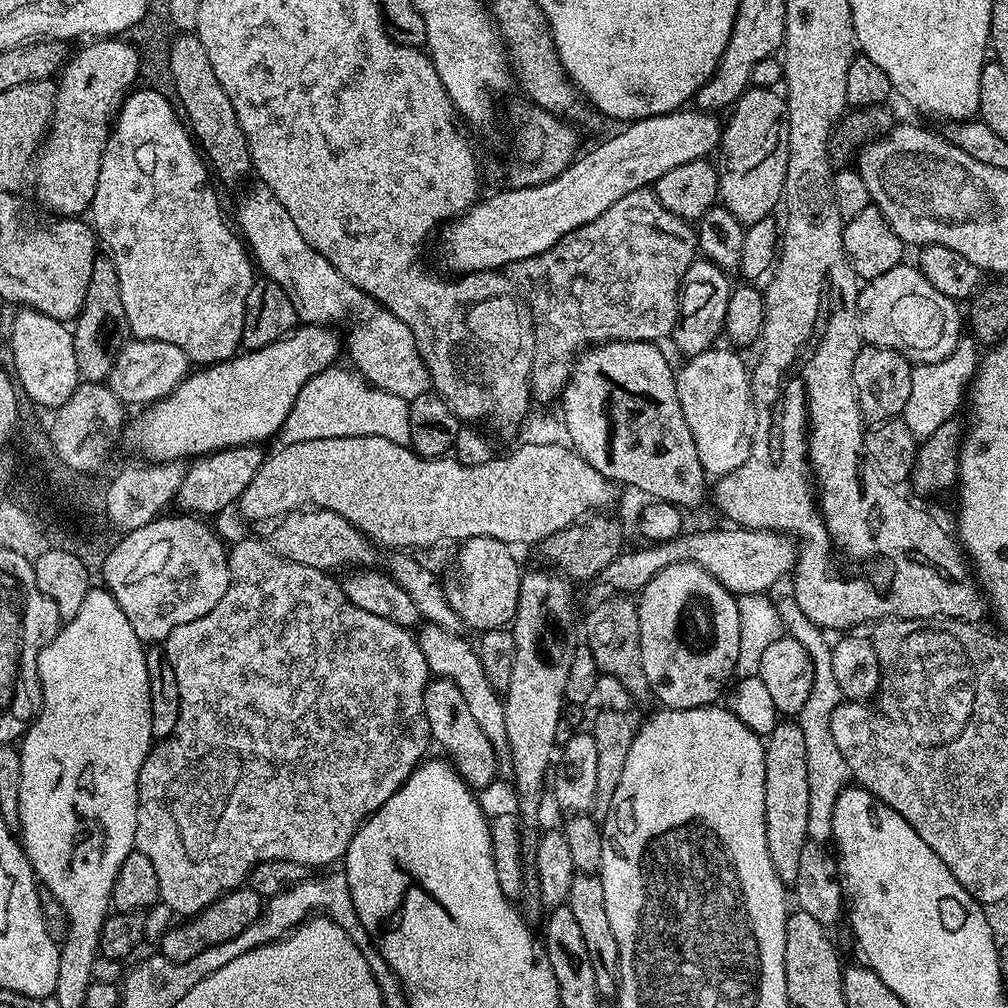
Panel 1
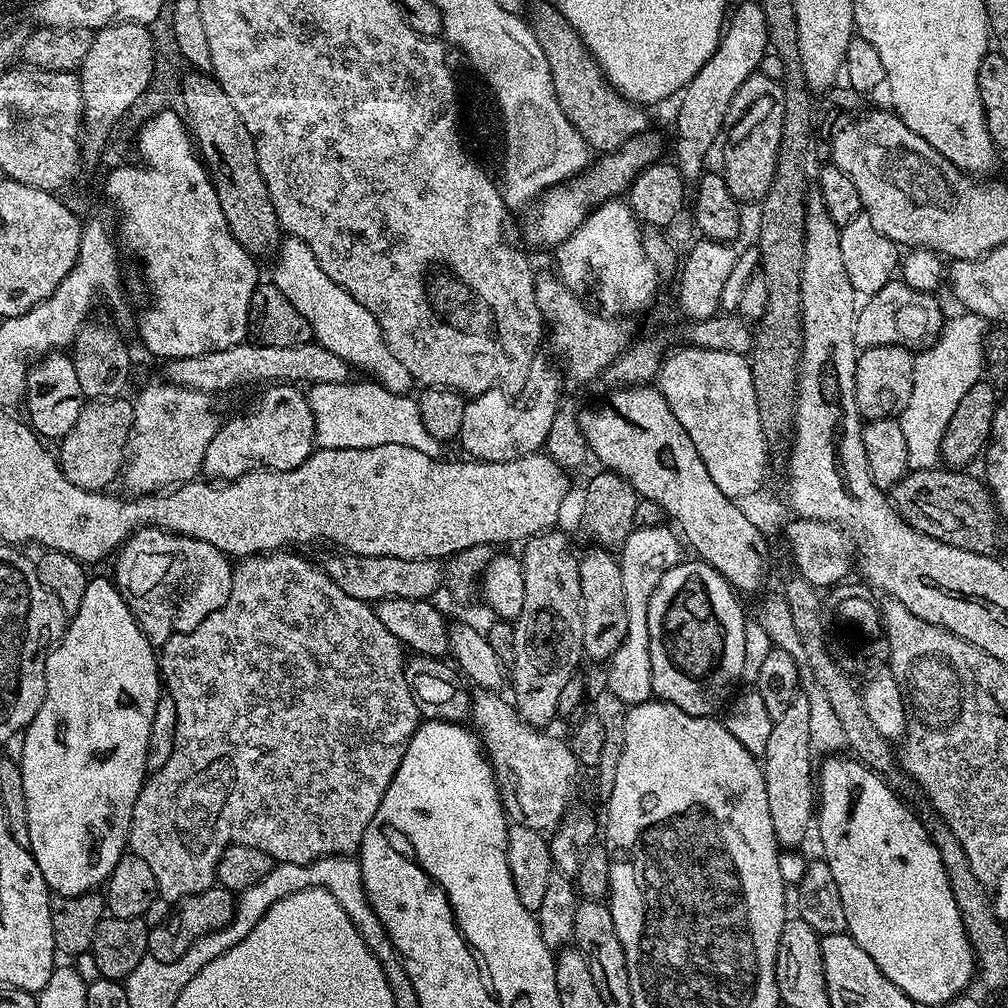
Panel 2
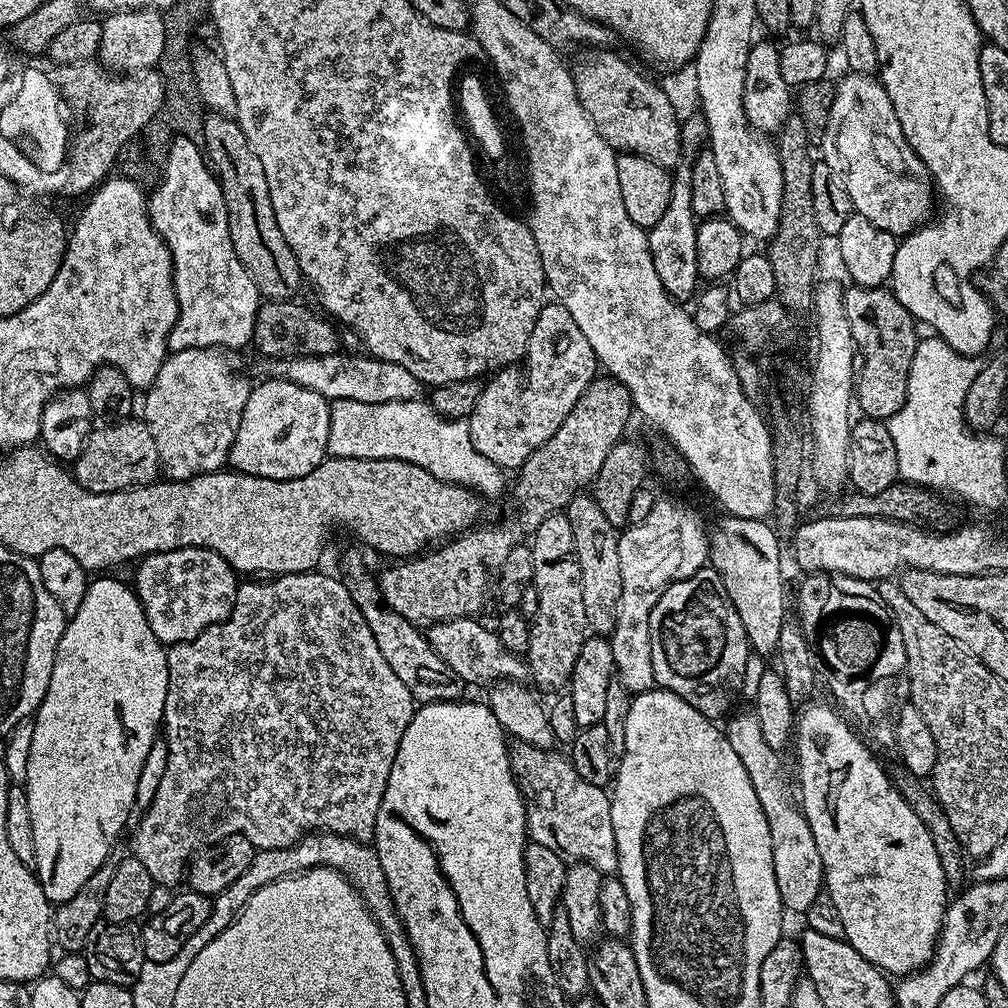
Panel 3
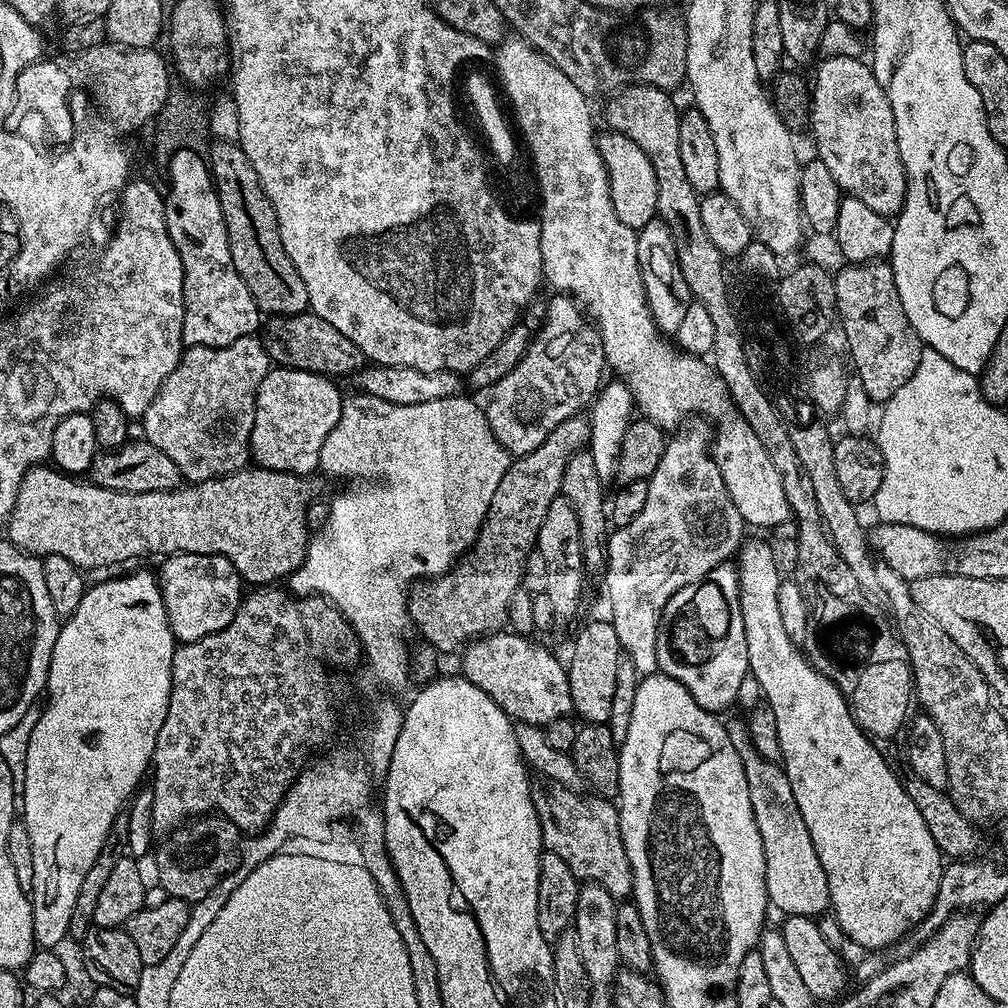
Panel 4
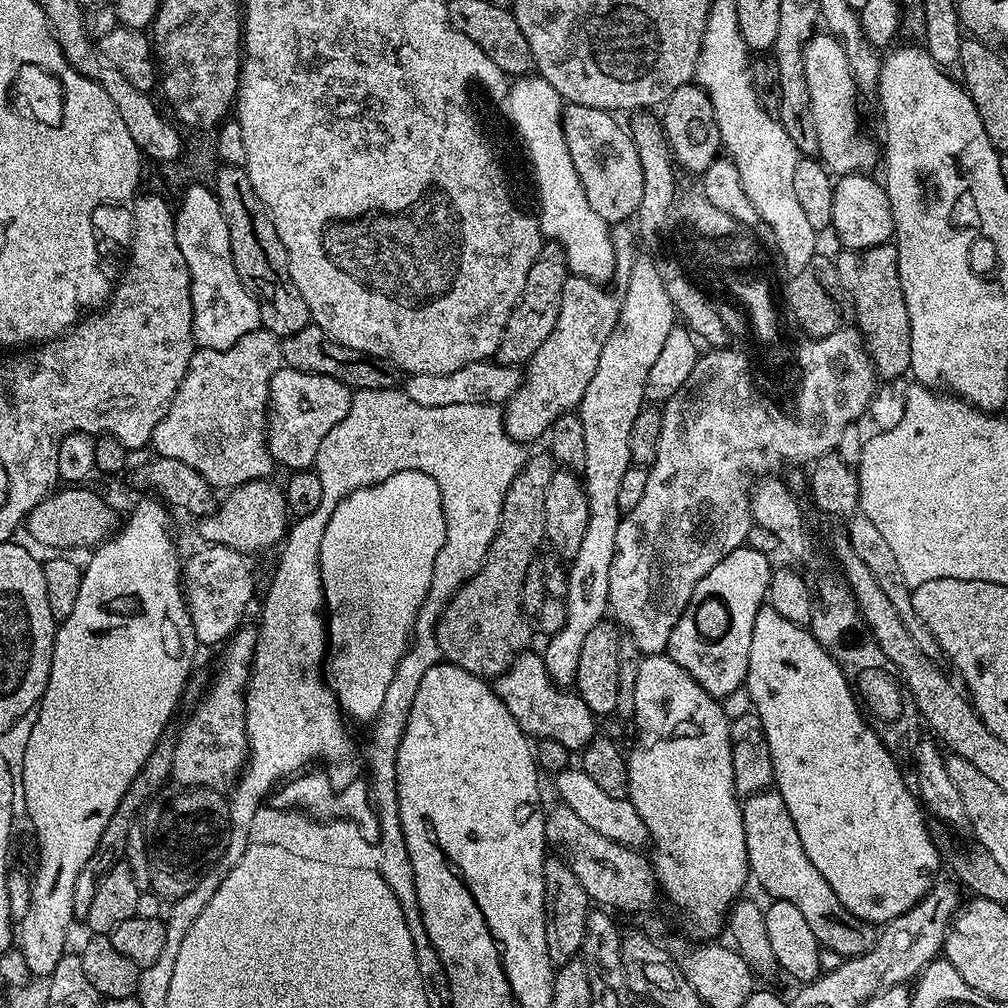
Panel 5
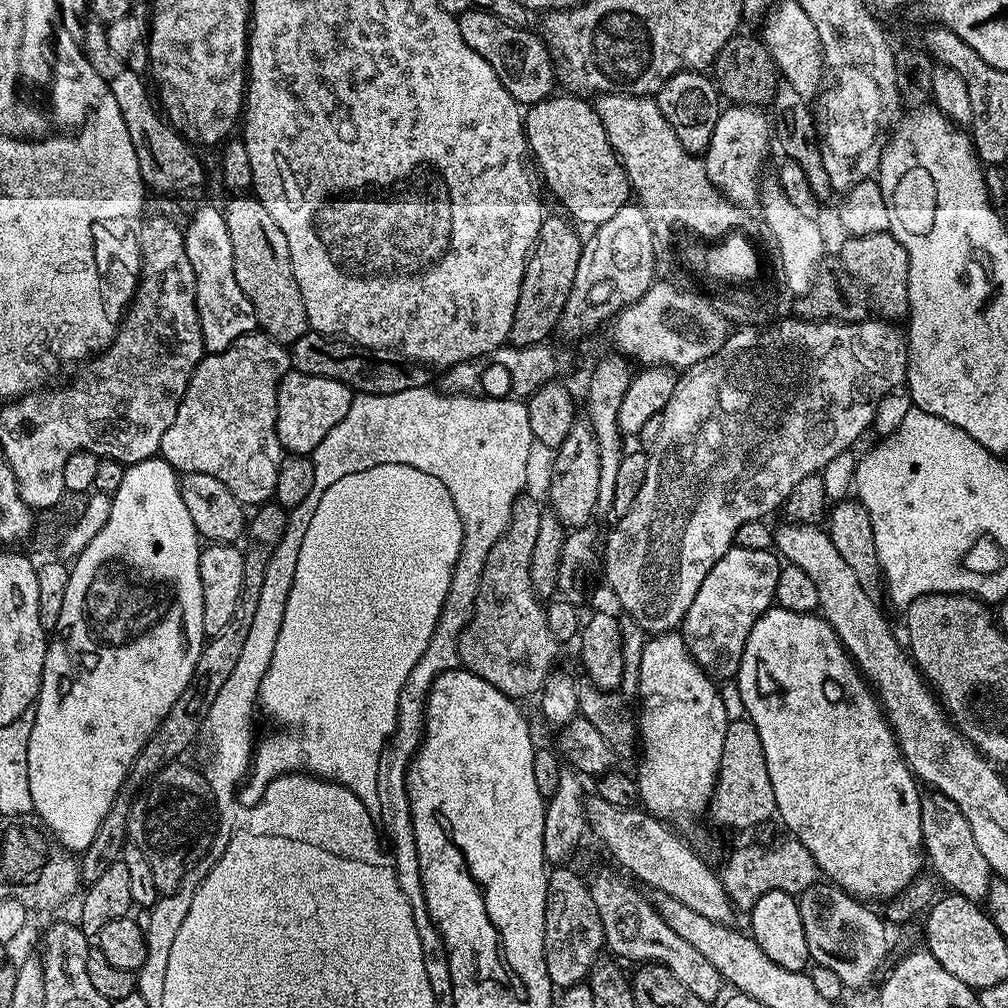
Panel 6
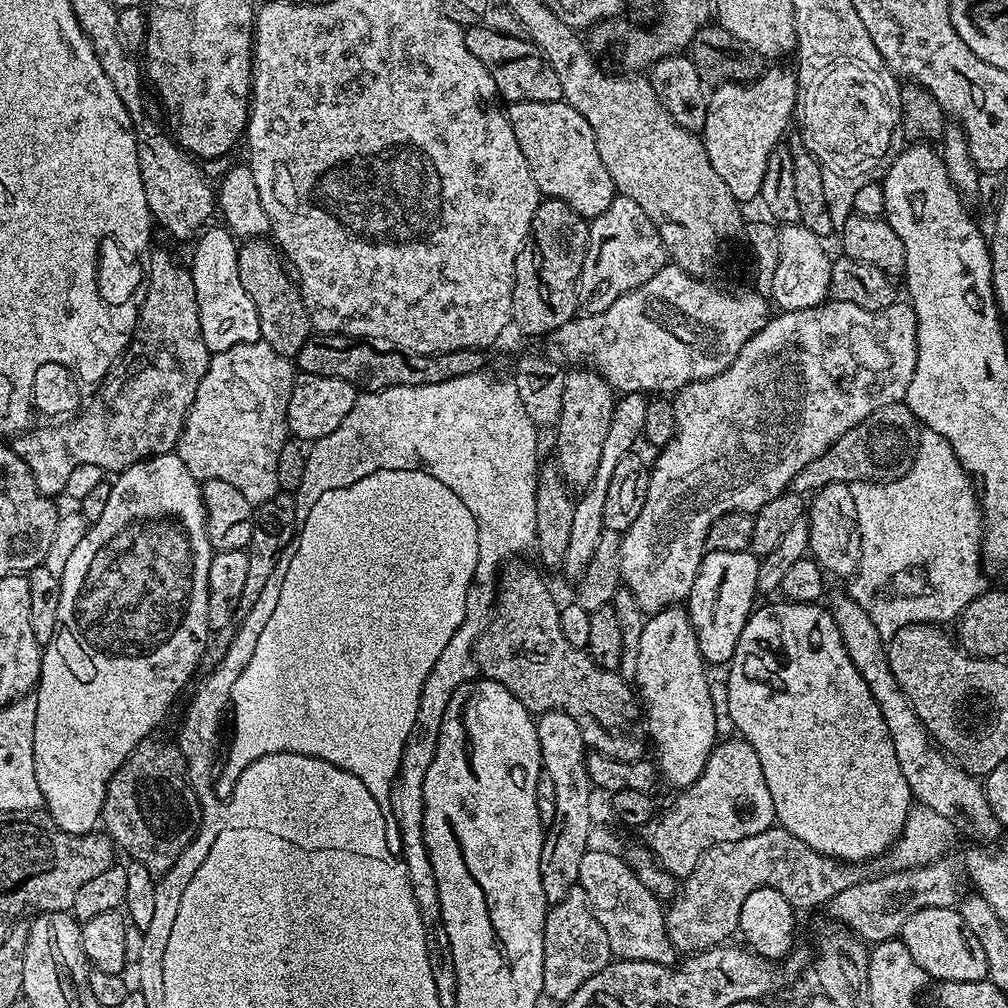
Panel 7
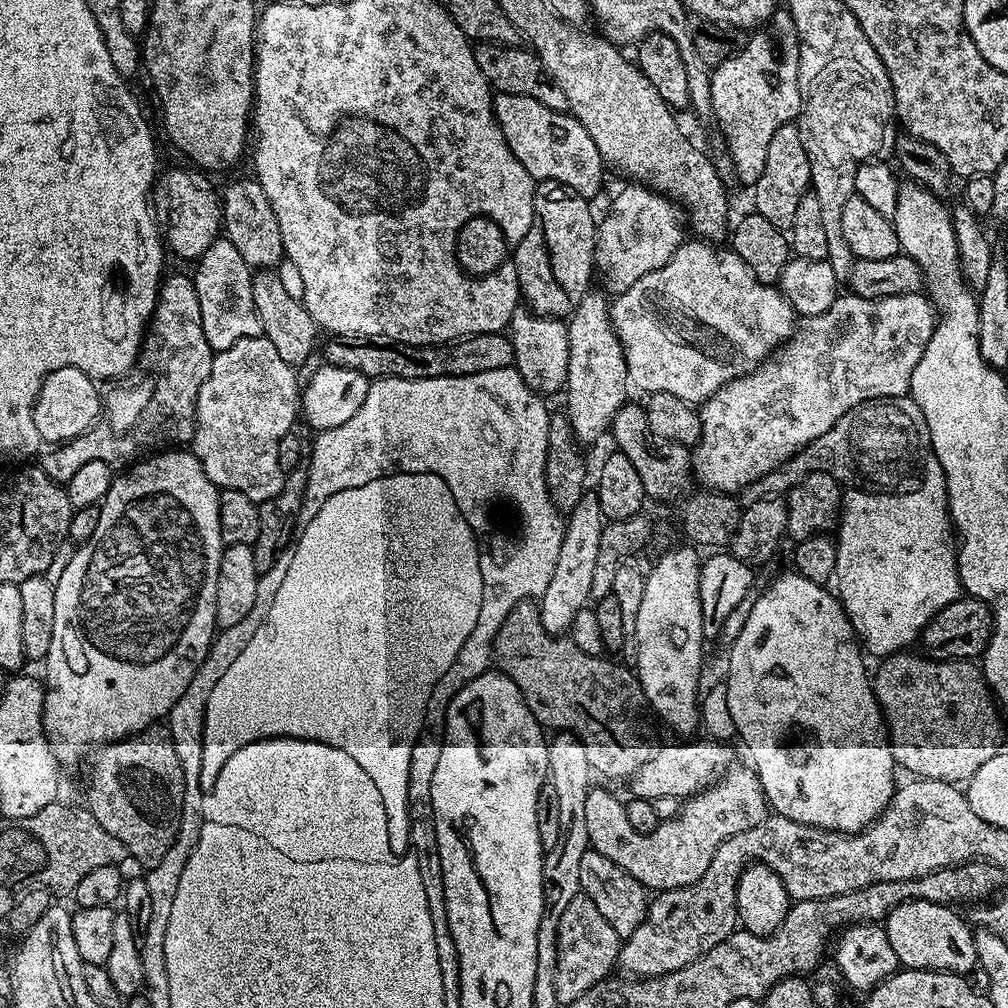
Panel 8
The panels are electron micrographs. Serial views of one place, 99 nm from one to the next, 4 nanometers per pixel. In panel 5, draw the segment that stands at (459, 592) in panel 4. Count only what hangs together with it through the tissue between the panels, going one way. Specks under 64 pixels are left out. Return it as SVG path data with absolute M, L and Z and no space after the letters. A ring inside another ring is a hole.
M529 455L524 464L520 467L520 473L510 482L506 490L506 498L500 515L500 530L492 539L492 545L488 547L488 553L484 564L474 574L471 580L466 580L452 595L452 601L444 608L440 621L436 623L436 637L440 647L440 655L445 661L470 674L481 678L495 678L505 672L512 661L529 647L528 639L531 638L534 628L528 624L524 603L522 602L522 590L526 570L537 559L536 551L540 543L545 543L544 534L544 507L546 506L546 490L550 486L550 478L554 471L554 461L551 455L544 456Z

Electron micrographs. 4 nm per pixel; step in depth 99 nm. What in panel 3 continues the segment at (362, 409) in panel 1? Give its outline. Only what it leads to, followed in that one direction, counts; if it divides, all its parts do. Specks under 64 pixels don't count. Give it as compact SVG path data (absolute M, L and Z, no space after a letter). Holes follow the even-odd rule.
M423 399L410 402L350 402L349 400L331 401L330 438L328 439L328 456L358 458L359 460L405 460L422 466L434 478L444 480L447 484L461 484L477 493L500 492L504 488L505 473L490 458L474 450L470 442L470 430L464 420L449 420L432 409L431 403Z

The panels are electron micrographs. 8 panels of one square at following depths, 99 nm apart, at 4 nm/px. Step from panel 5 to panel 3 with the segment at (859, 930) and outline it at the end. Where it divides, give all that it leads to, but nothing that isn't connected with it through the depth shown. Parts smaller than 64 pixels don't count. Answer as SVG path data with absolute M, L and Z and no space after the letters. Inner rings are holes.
M755 710L733 711L727 717L726 723L722 728L724 736L734 749L734 754L738 754L742 766L746 766L746 774L750 774L754 794L758 794L758 802L762 802L762 814L766 814L766 822L770 826L770 842L774 850L774 878L778 878L780 901L789 913L804 914L824 888L822 854L818 854L818 845L814 843L814 830L810 830L810 822L806 822L804 810L794 795L793 785L792 788L788 785L788 776L780 762L781 753L770 750L766 743Z

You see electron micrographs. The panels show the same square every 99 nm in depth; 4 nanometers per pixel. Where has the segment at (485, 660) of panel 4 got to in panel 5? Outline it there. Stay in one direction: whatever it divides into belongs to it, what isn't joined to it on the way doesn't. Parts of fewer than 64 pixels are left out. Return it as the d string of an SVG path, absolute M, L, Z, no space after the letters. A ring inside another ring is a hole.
M532 650L521 652L505 672L495 677L494 691L506 710L510 710L514 722L518 722L520 729L536 740L557 740L568 748L569 753L576 754L597 735L598 720L590 706L586 706L575 691L562 690L561 685L553 682L544 665L543 655L536 653L535 656Z

